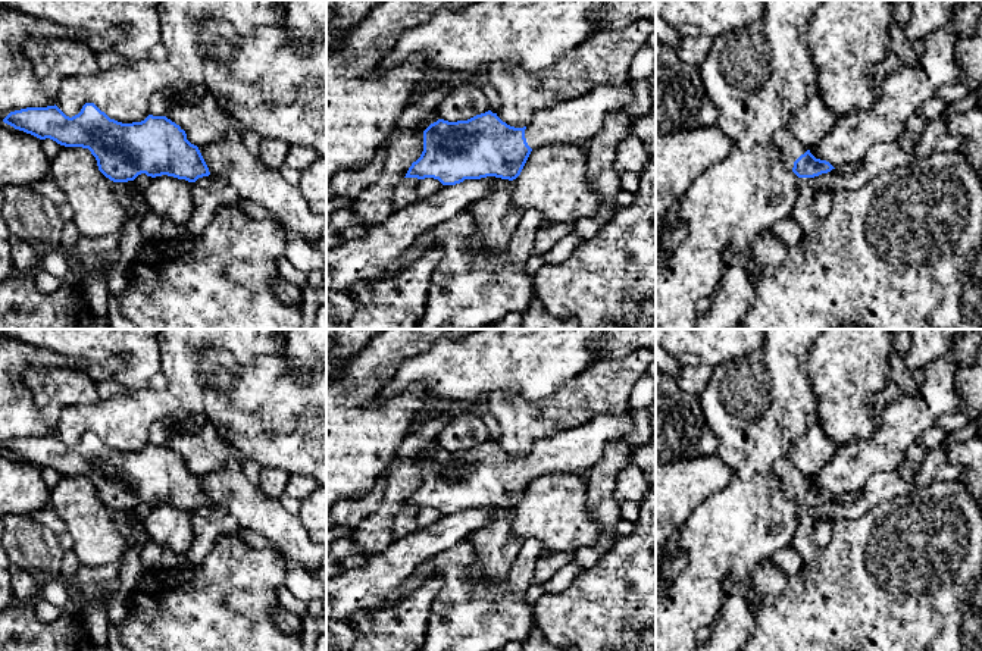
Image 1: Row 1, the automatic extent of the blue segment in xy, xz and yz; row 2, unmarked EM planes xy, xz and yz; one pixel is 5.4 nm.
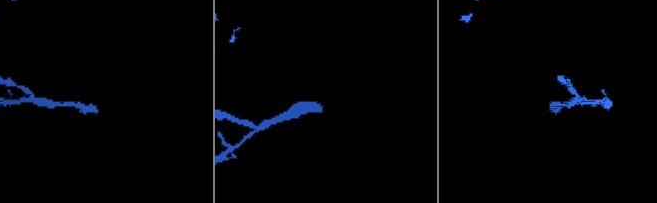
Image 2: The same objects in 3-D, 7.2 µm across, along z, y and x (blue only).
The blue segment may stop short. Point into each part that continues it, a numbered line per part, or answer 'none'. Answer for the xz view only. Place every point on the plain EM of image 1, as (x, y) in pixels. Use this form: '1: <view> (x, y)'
1: xz (574, 451)

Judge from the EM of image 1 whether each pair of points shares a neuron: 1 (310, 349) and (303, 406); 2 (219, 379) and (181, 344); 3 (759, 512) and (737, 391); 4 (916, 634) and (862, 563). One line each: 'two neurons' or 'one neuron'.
1: two neurons
2: one neuron
3: one neuron
4: one neuron

